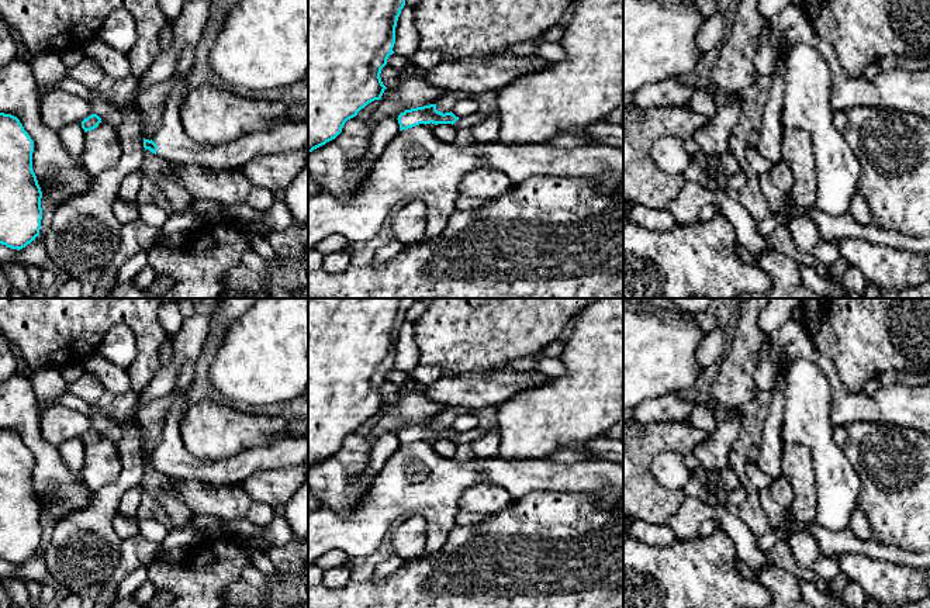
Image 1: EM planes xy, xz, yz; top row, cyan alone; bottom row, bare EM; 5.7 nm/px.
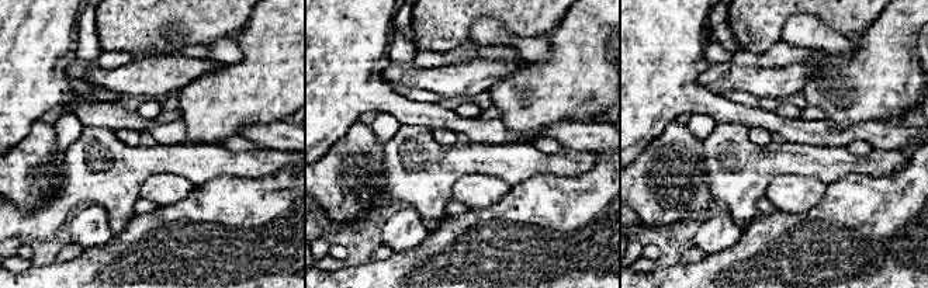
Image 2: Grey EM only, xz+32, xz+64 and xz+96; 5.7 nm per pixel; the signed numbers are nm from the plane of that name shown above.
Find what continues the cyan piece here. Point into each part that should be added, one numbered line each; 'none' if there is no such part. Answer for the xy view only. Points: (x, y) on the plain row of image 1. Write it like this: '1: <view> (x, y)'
1: xy (173, 459)

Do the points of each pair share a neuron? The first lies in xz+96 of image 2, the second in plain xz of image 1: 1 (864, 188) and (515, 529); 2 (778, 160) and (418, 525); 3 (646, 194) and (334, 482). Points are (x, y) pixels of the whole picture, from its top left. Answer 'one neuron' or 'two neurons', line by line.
1: one neuron
2: two neurons
3: one neuron

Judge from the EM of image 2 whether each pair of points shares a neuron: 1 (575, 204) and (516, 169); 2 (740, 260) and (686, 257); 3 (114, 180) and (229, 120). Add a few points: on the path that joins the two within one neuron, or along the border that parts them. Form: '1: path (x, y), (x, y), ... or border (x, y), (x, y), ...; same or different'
1: border (564, 177), (532, 174), (512, 186); different
2: border (703, 257), (693, 263), (679, 264); different
3: border (187, 142), (217, 142), (220, 145); different

